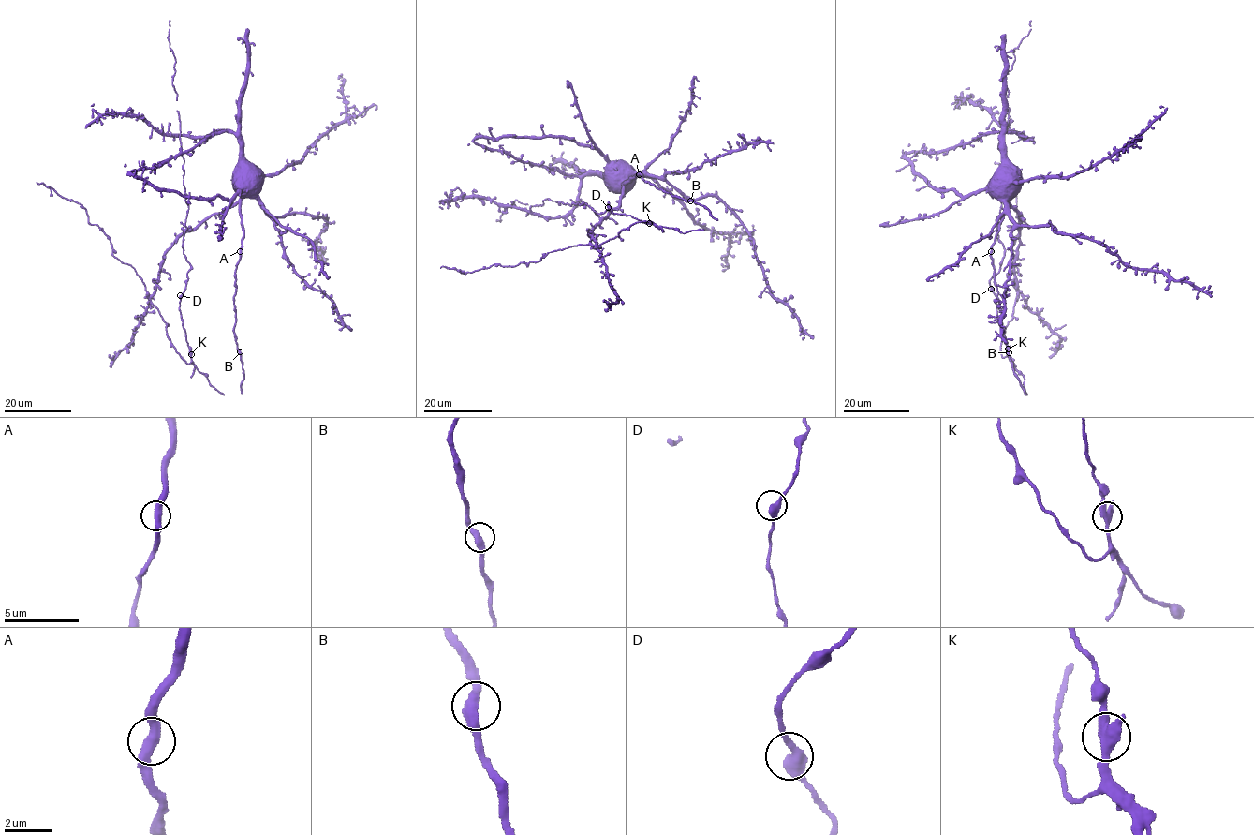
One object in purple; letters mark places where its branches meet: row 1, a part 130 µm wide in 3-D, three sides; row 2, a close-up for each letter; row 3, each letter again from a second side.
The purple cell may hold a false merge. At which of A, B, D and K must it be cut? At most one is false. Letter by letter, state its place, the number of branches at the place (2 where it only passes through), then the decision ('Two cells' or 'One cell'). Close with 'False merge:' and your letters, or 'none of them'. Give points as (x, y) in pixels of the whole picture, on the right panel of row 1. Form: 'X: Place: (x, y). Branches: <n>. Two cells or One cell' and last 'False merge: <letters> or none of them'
A: Place: (991, 251). Branches: 2. One cell
B: Place: (1009, 352). Branches: 2. One cell
D: Place: (991, 289). Branches: 2. One cell
K: Place: (1008, 349). Branches: 2. Two cells
False merge: K

